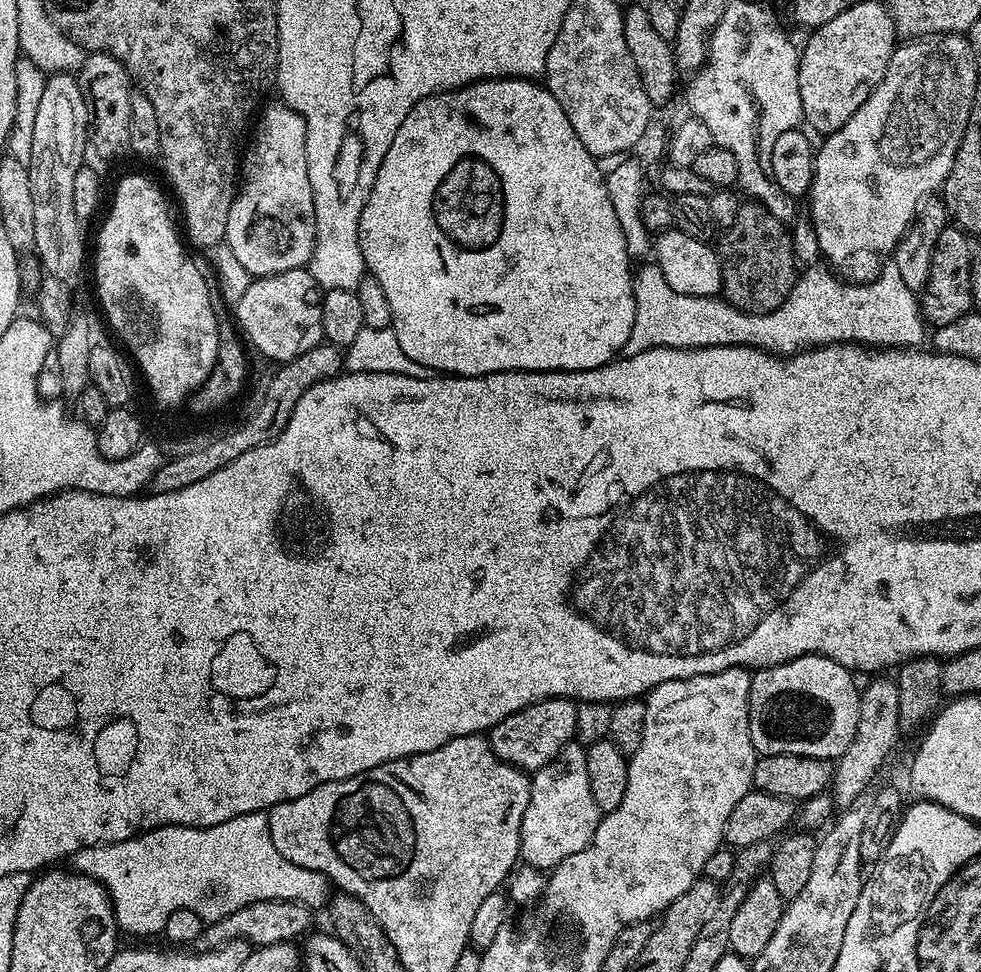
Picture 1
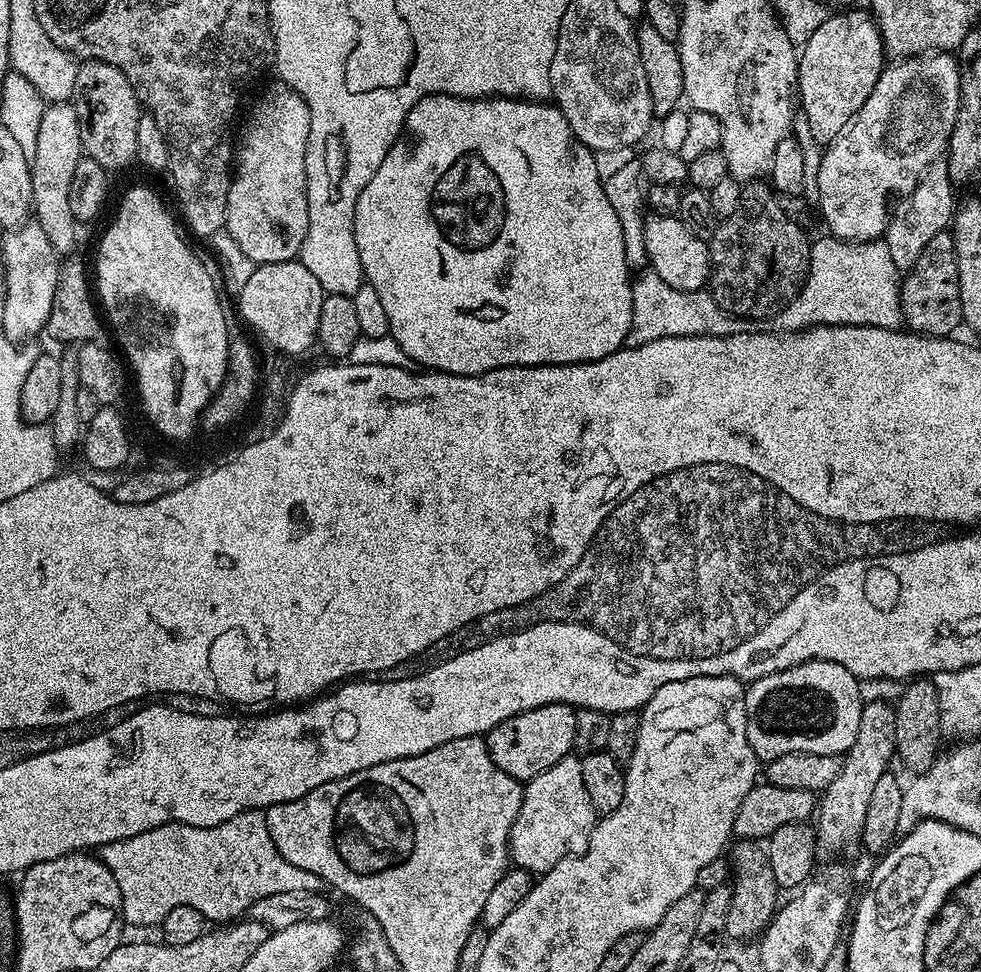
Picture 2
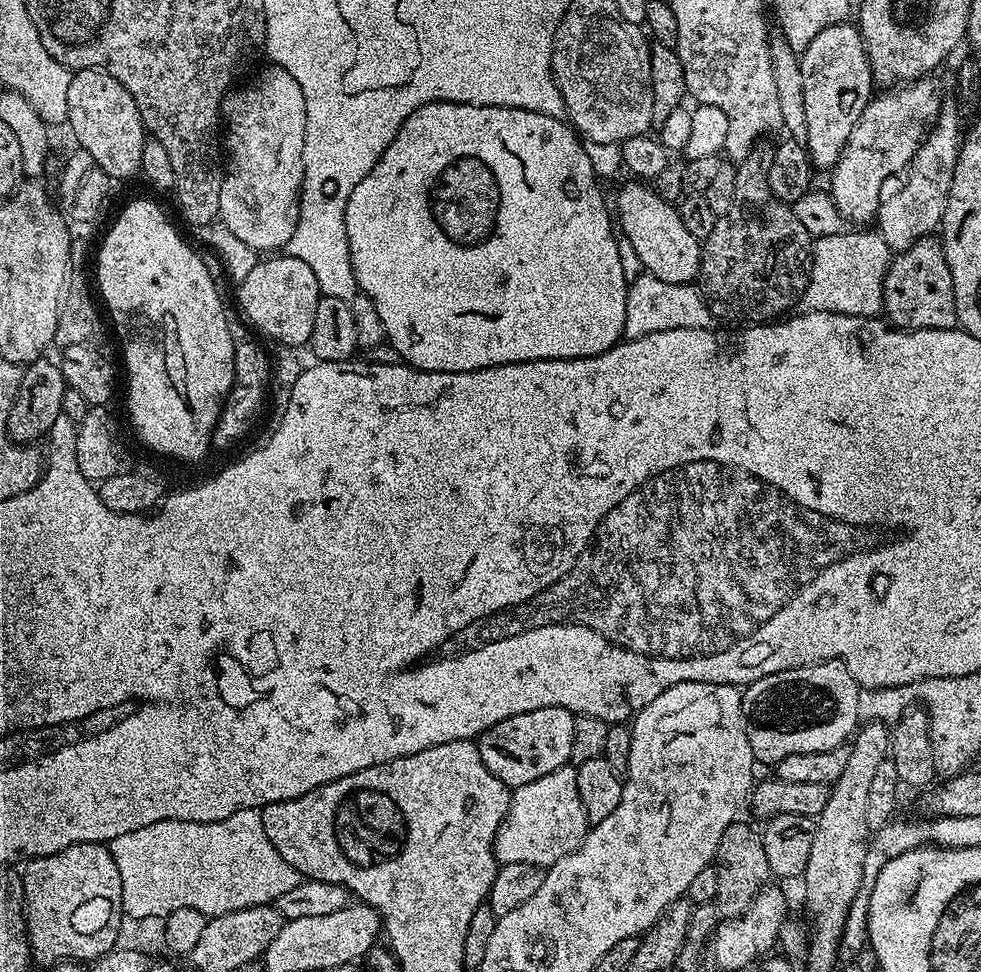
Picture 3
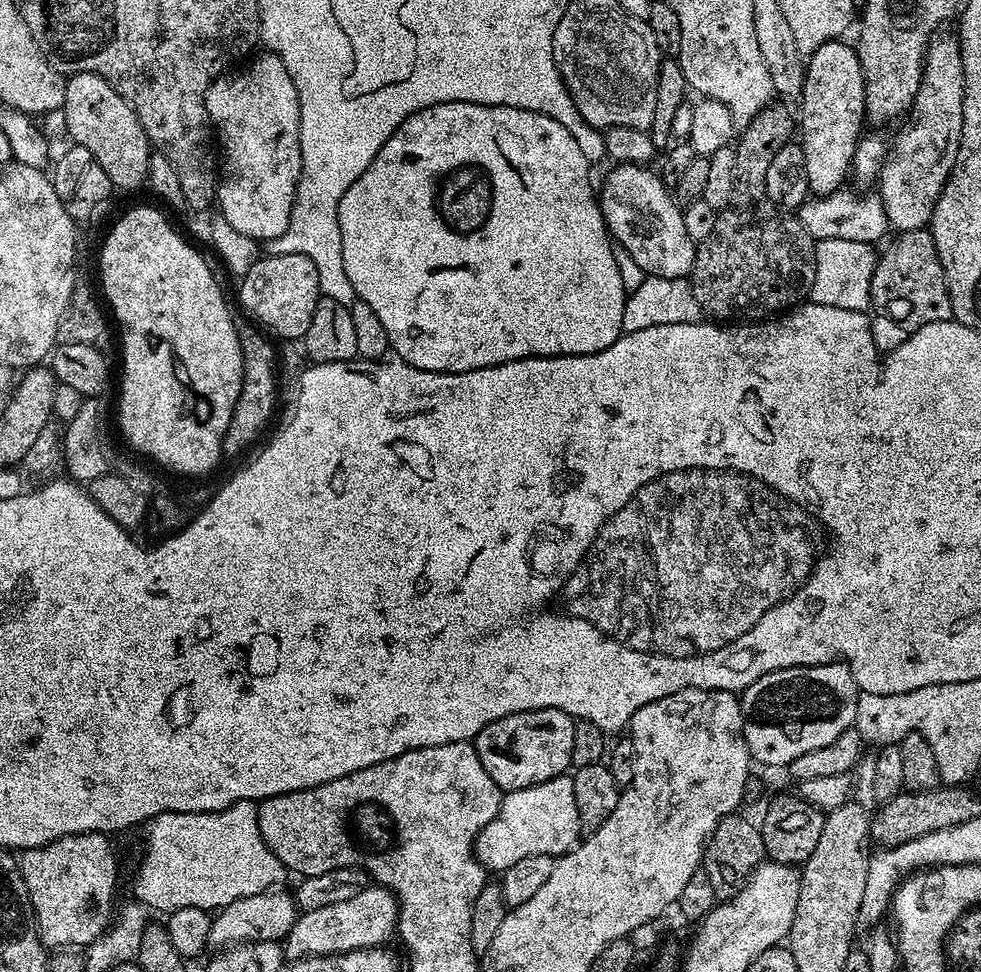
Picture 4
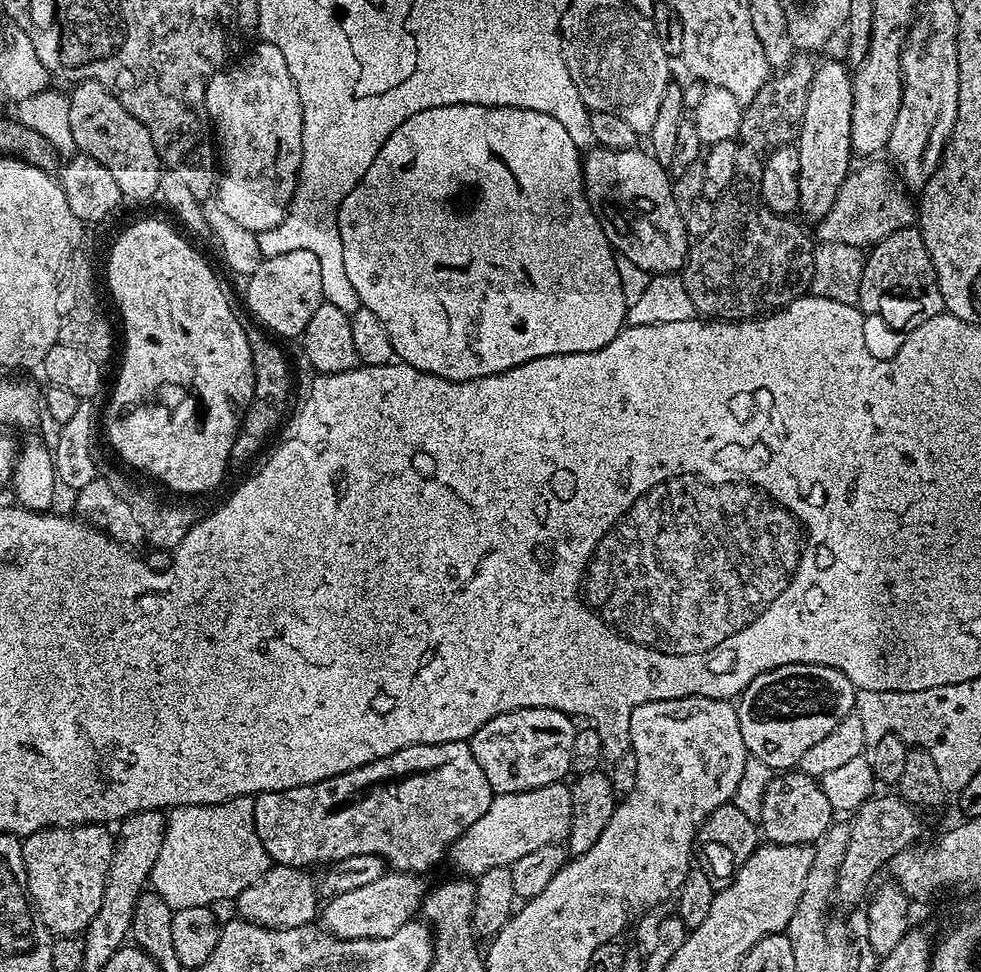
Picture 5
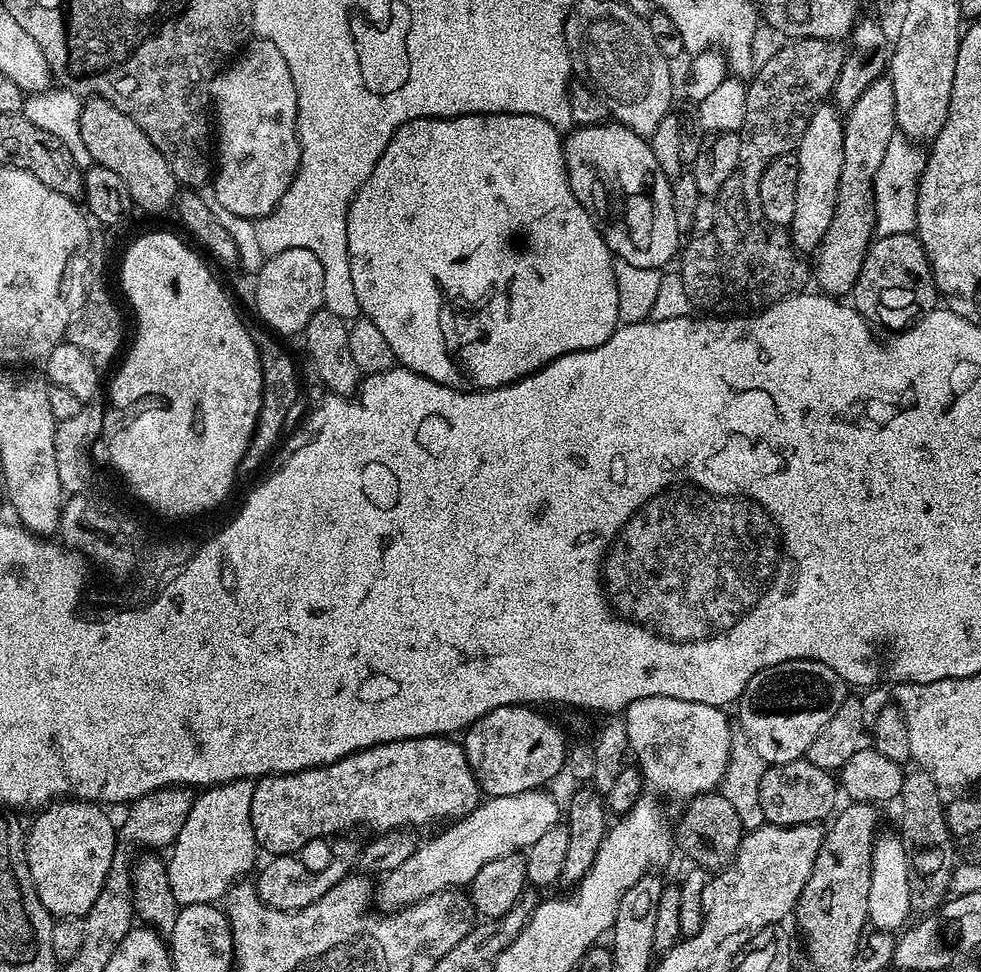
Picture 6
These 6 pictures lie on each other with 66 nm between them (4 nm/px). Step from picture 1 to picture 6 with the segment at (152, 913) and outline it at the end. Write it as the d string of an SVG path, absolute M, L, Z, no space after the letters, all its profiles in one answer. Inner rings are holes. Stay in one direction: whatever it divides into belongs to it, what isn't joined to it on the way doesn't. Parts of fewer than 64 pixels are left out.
M251 779L235 780L229 784L209 786L193 799L190 814L182 822L178 838L170 845L172 857L167 857L167 873L170 890L180 906L186 904L210 904L219 901L233 884L237 883L252 867L255 869L258 845L250 818L250 802L254 798L255 783Z

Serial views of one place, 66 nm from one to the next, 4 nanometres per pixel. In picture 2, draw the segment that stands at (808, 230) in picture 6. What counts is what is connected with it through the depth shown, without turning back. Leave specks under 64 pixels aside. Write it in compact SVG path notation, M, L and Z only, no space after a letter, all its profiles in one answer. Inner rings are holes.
M867 11L864 12L840 12L837 16L829 15L822 22L814 34L802 45L802 51L798 56L798 104L802 109L802 115L810 124L811 133L821 146L826 146L852 120L853 116L870 98L870 90L878 82L880 75L886 67L886 53L884 43L880 37L880 31L876 29L876 21Z

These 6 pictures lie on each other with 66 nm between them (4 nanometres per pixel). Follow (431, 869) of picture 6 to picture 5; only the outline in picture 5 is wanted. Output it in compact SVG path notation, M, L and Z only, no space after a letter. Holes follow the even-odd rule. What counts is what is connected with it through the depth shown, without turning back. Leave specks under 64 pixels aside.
M564 782L538 790L493 795L490 810L452 843L452 864L460 871L457 873L478 878L486 870L509 867L518 858L526 858L526 854L542 846L567 841L571 809L572 789ZM385 871L382 878L369 882L367 886L358 886L346 894L338 894L327 901L322 908L322 927L333 936L343 940L358 938L384 938L392 936L403 924L417 915L426 895L423 875L415 872Z

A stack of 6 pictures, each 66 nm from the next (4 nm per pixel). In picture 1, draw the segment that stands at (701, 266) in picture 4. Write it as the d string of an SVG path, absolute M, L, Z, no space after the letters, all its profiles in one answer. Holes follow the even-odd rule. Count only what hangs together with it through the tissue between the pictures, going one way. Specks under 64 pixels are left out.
M755 202L741 203L738 218L723 229L724 236L718 243L720 257L720 292L723 299L738 310L750 314L766 314L790 294L797 282L798 267L792 253L789 229L774 214Z

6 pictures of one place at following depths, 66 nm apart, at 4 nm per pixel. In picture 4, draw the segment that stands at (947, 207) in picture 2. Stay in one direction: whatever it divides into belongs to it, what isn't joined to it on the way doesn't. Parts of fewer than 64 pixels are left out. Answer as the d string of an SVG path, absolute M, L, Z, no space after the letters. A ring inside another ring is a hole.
M955 35L939 36L928 41L928 50L924 54L924 69L920 75L920 85L914 107L910 112L912 121L897 134L896 141L890 144L890 151L880 166L878 195L884 204L888 223L897 233L918 230L931 221L936 199L944 189L948 175L952 173L952 167L956 165L956 155L962 134L962 98L964 97L962 54Z

